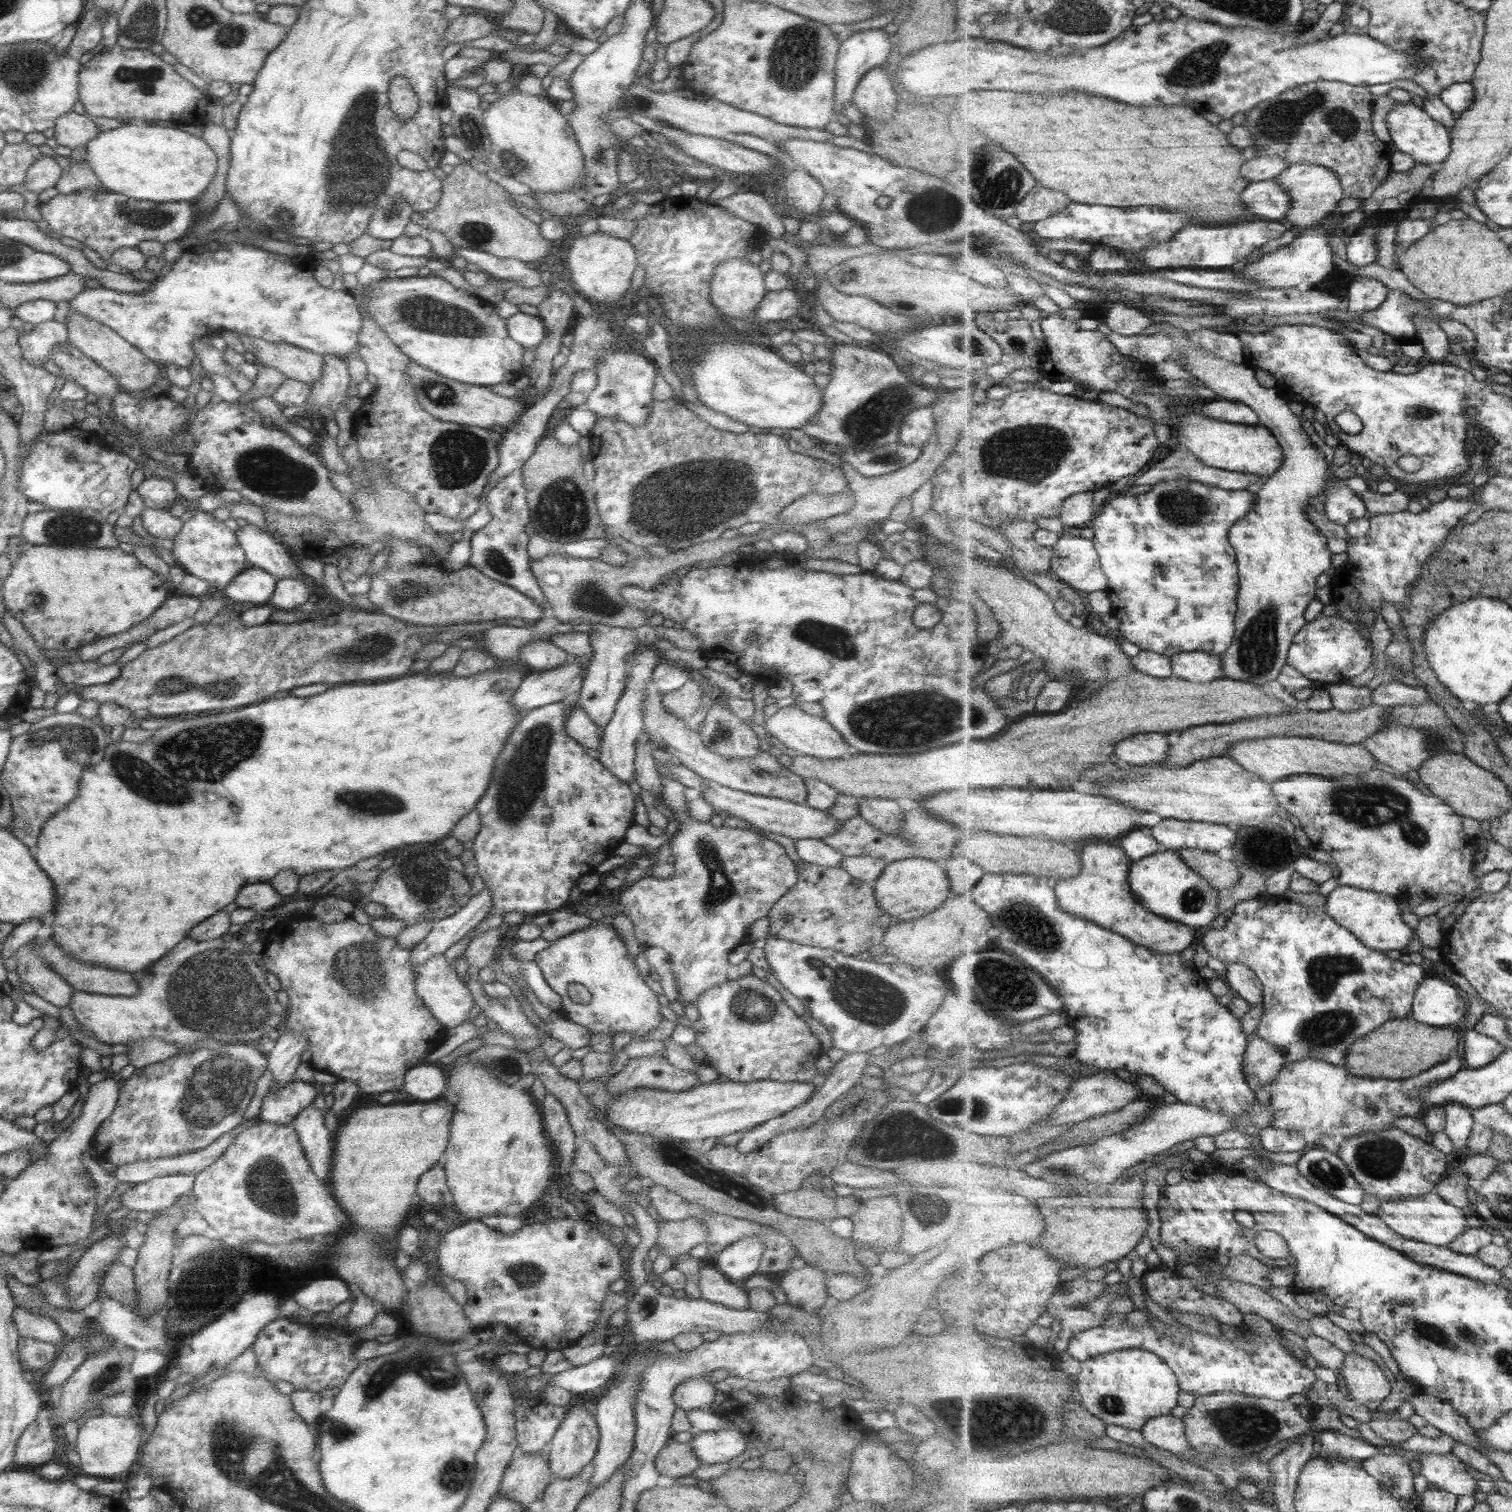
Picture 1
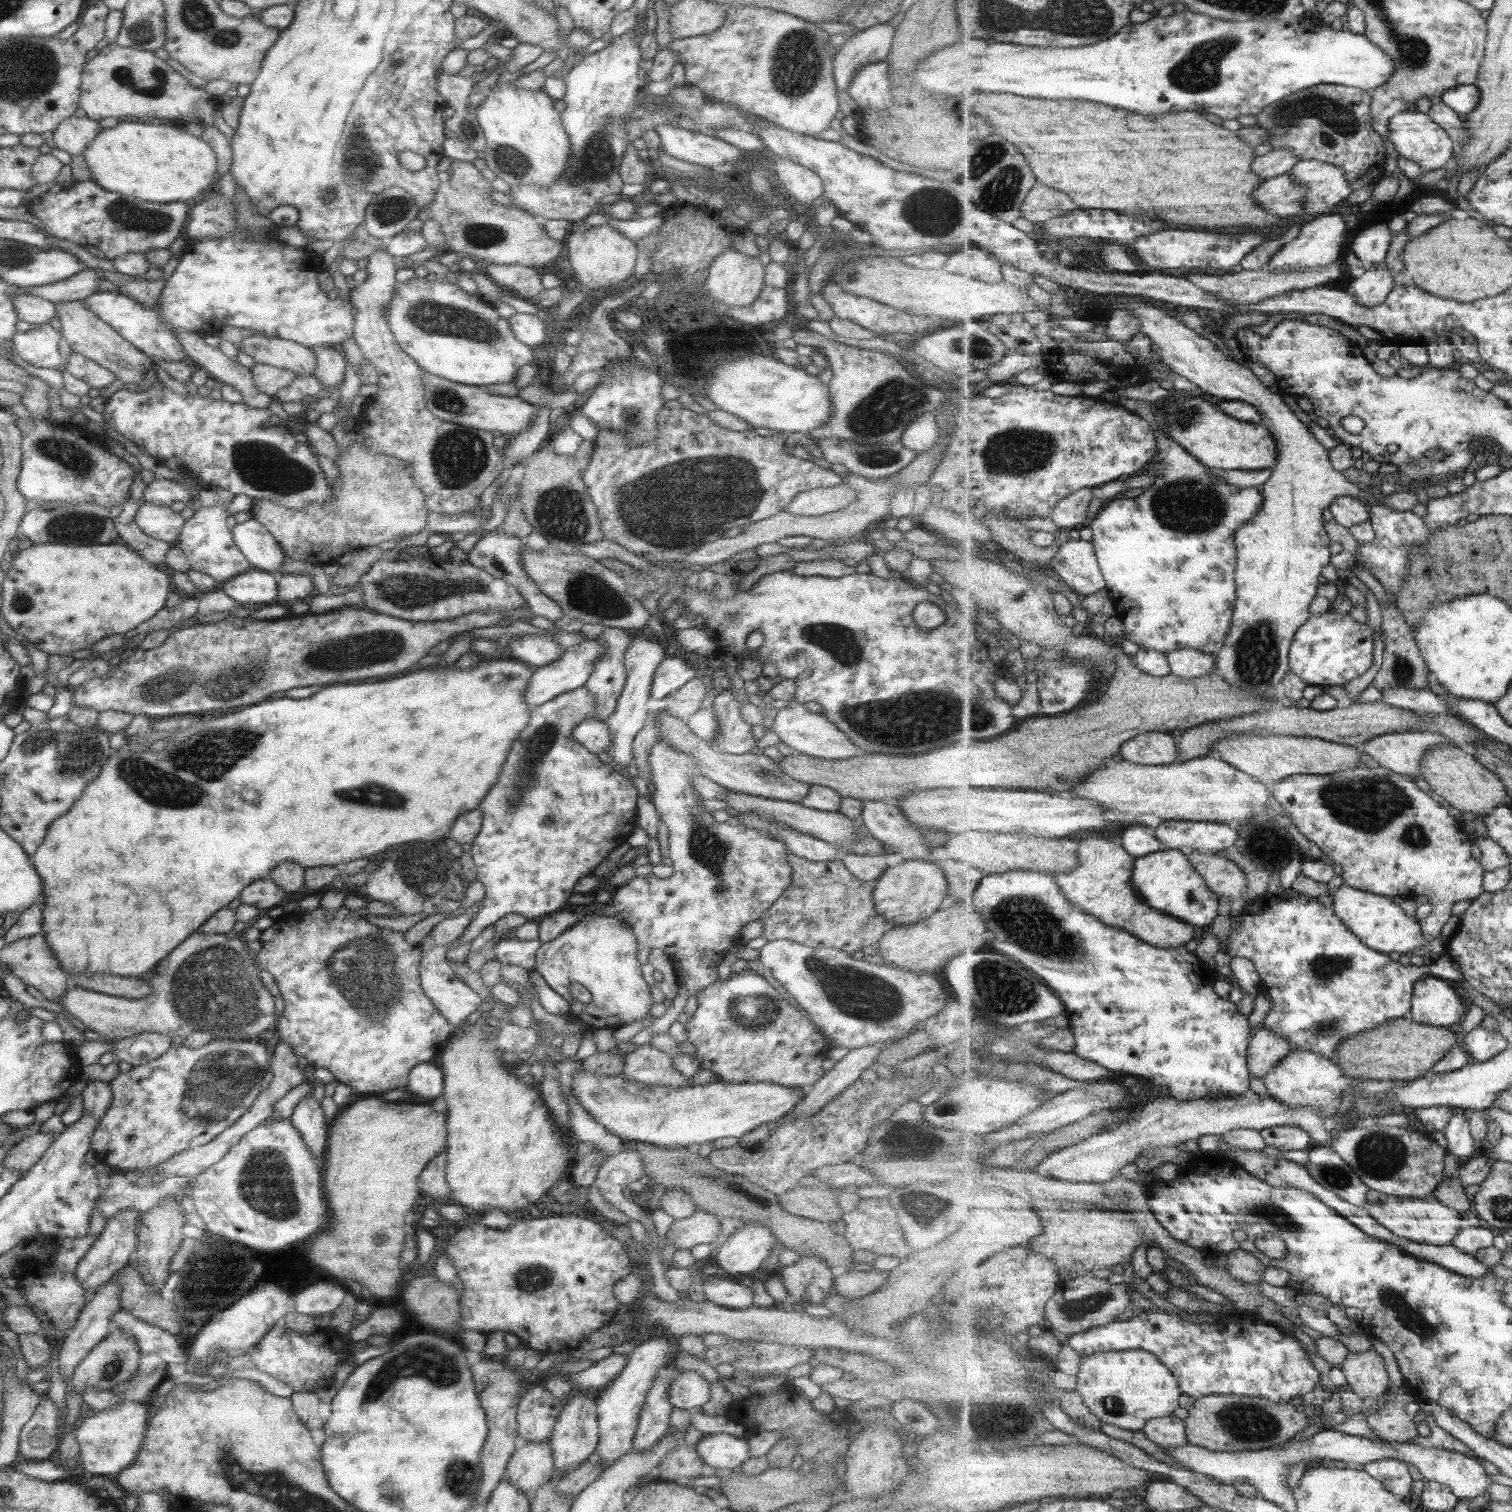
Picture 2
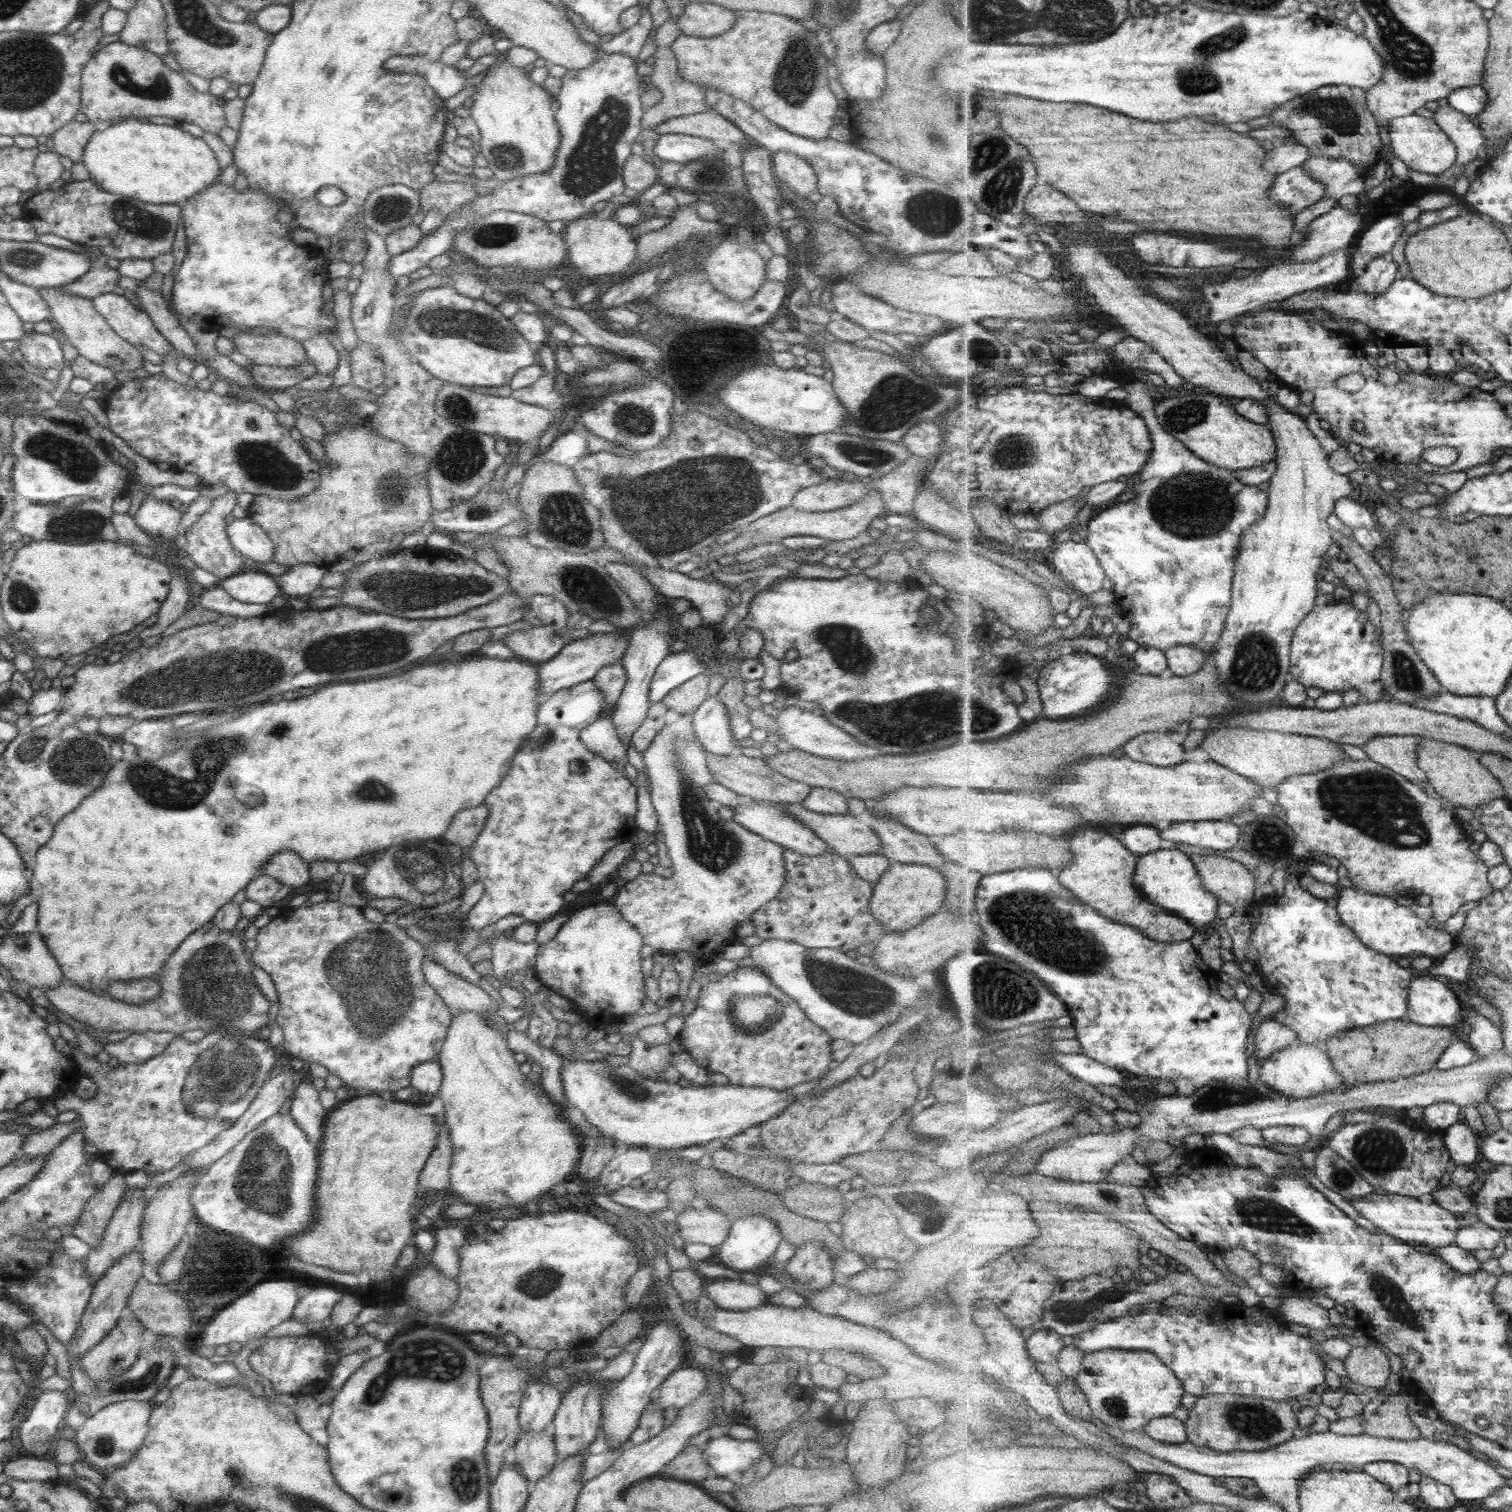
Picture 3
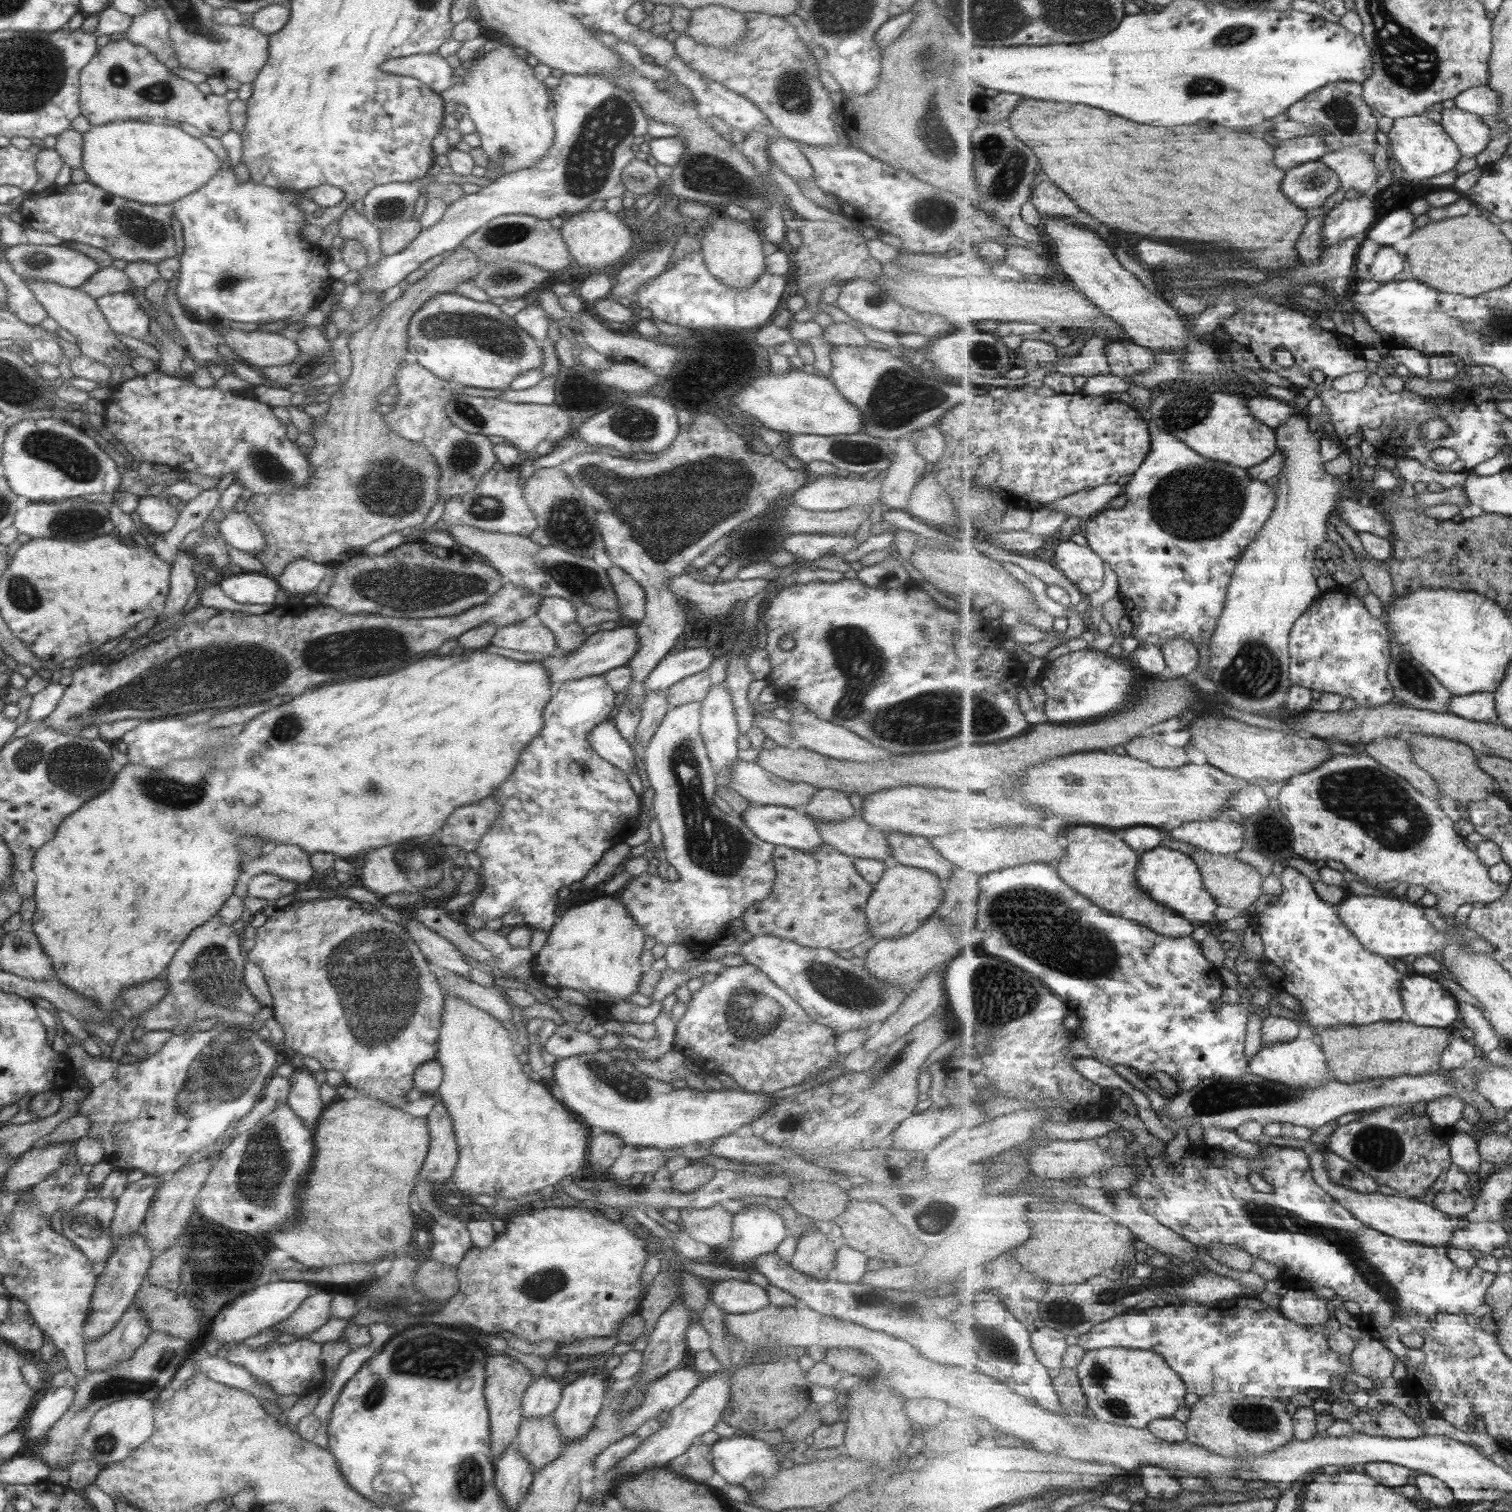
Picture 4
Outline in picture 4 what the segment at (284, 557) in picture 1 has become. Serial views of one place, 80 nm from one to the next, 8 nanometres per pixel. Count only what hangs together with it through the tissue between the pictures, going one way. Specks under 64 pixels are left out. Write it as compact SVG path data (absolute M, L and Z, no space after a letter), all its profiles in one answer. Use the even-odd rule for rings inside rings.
M230 510L218 523L222 539L230 546L247 554L259 554L265 546L264 536L257 525L244 512Z

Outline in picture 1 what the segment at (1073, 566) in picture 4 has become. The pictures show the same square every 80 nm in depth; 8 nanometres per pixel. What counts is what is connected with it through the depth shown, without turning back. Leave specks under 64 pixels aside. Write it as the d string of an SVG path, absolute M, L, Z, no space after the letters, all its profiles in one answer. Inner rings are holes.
M1060 535L1059 542L1053 547L1052 570L1061 581L1066 582L1082 595L1091 592L1108 590L1109 582L1106 572L1100 563L1098 549L1095 548L1094 539L1088 540L1079 536Z

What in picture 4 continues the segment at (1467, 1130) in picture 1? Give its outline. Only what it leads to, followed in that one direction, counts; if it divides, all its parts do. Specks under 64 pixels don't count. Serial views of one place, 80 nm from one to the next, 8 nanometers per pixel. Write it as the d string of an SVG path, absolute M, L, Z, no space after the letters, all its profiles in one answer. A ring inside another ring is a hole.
M1454 1130L1448 1138L1452 1162L1460 1166L1469 1176L1477 1175L1479 1166L1484 1161L1478 1149L1478 1137L1473 1138L1473 1134Z

